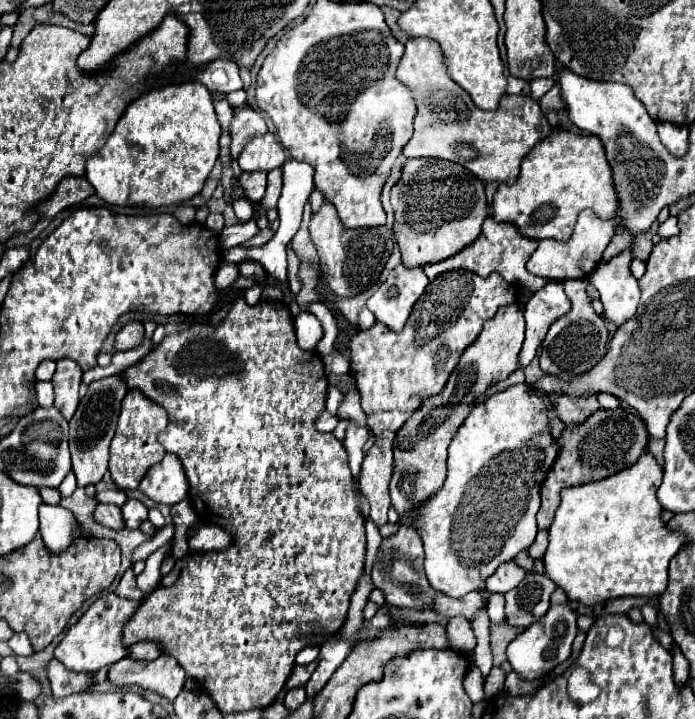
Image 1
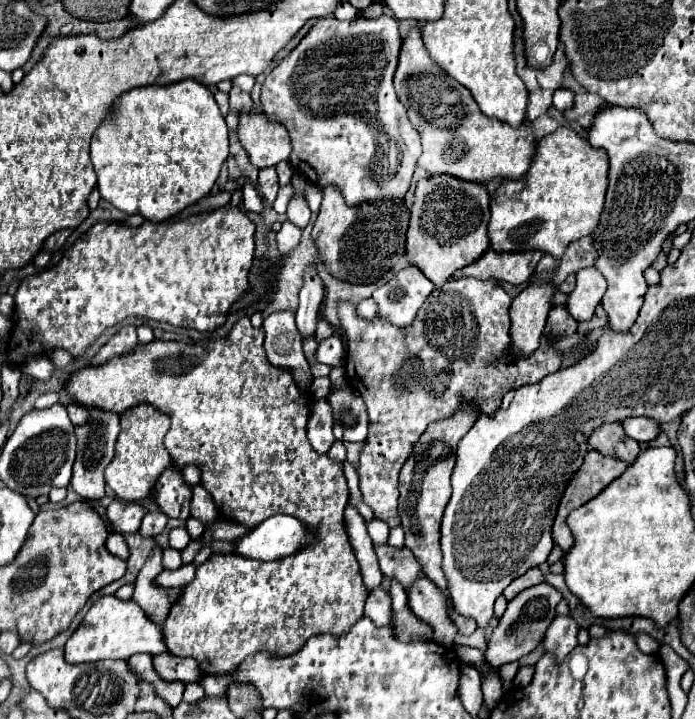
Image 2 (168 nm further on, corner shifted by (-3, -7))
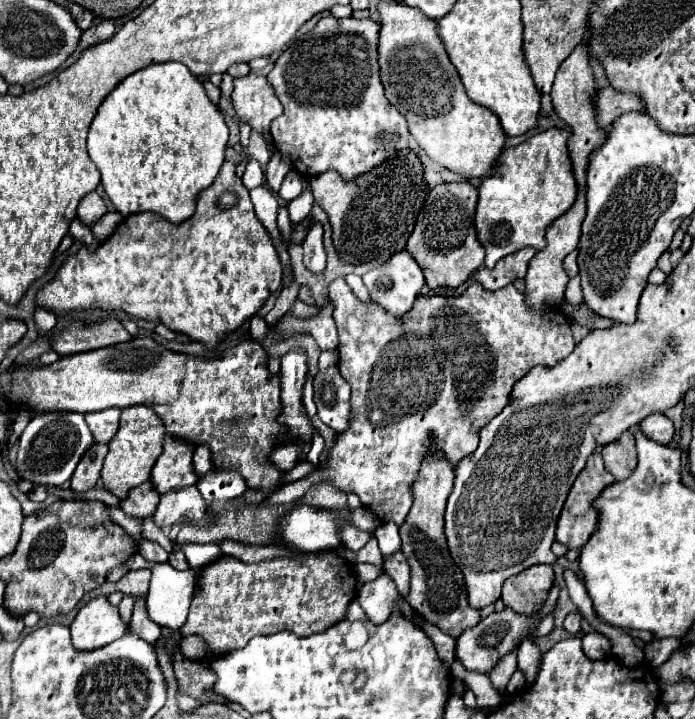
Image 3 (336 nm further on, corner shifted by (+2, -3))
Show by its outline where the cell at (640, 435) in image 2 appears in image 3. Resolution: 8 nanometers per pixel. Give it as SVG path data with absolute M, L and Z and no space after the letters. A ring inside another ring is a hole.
M652 414L640 420L638 428L644 432L644 436L650 436L654 442L668 444L674 438L674 424L664 414Z

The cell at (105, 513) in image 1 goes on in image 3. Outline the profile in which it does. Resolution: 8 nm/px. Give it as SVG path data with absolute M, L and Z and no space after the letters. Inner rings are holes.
M150 482L140 484L140 488L132 488L128 494L128 500L120 502L120 510L132 518L148 518L154 514L156 504L158 504L158 494L152 490Z

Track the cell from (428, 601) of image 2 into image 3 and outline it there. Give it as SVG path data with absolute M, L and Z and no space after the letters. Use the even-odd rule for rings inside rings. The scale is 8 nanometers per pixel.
M396 552L394 556L390 556L384 562L384 570L394 580L398 592L402 596L406 596L408 594L408 580L410 580L410 566L408 566L406 558L402 556L402 552Z

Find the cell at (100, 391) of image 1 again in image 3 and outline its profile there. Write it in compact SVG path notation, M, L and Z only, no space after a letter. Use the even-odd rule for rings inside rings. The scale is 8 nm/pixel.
M94 442L92 448L88 448L88 452L82 456L82 460L78 462L78 466L70 478L74 492L86 492L96 486L106 454L108 454L108 444Z

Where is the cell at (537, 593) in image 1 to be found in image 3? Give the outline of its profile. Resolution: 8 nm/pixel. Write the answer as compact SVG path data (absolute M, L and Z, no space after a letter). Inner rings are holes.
M554 584L550 590L548 590L548 596L544 600L544 604L528 614L528 616L520 616L518 612L512 612L512 608L504 608L502 612L492 612L488 618L480 620L474 628L468 628L462 636L458 636L456 640L456 658L468 668L468 670L476 670L476 672L488 672L492 666L496 666L496 662L506 656L508 652L512 652L514 648L520 646L522 640L526 638L534 638L532 634L532 628L536 624L542 622L544 616L552 614L554 606L556 606L556 598L558 598L558 586Z

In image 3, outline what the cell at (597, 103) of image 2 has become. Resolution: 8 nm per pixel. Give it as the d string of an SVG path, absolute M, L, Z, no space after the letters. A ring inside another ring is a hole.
M602 88L598 90L598 94L594 96L594 108L596 108L596 122L600 124L600 128L608 126L614 122L614 118L618 118L620 114L626 112L642 112L644 104L640 102L640 98L632 96L632 94L622 94L616 92L614 88Z

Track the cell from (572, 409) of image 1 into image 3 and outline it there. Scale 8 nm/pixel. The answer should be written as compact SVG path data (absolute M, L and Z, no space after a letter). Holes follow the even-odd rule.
M628 430L620 436L620 440L602 446L602 458L608 472L614 474L616 480L624 480L636 468L634 434Z

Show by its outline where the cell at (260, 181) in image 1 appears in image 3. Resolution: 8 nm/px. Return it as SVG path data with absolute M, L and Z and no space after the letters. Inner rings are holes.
M274 152L272 158L268 160L268 166L266 166L264 176L266 176L266 182L268 182L268 186L270 186L270 190L272 190L274 194L280 190L280 184L282 184L284 176L286 176L286 172L288 172L290 168L292 168L290 162L284 160L284 158L280 156L280 152Z

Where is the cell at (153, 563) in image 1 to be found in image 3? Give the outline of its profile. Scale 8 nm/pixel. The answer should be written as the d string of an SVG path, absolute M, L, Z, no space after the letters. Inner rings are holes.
M96 596L86 606L82 606L70 626L72 646L76 650L102 648L104 644L118 640L126 632L126 622L106 596Z

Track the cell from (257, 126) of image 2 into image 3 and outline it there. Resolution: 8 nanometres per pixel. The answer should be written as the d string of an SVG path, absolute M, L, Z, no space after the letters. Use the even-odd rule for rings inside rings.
M248 74L234 80L232 104L240 122L246 122L258 134L268 134L272 120L282 114L282 104L264 76Z

